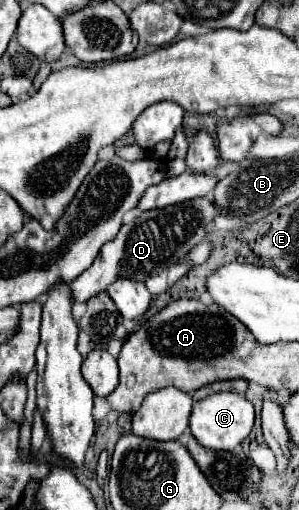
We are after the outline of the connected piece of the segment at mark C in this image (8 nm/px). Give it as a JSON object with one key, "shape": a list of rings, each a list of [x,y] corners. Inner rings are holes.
{"shape":[[[219,392],[219,394],[207,396],[205,400],[193,402],[189,430],[195,436],[195,440],[199,440],[199,444],[203,444],[205,448],[231,452],[235,450],[235,446],[239,446],[249,436],[253,428],[253,420],[255,420],[253,404],[243,394]]]}

